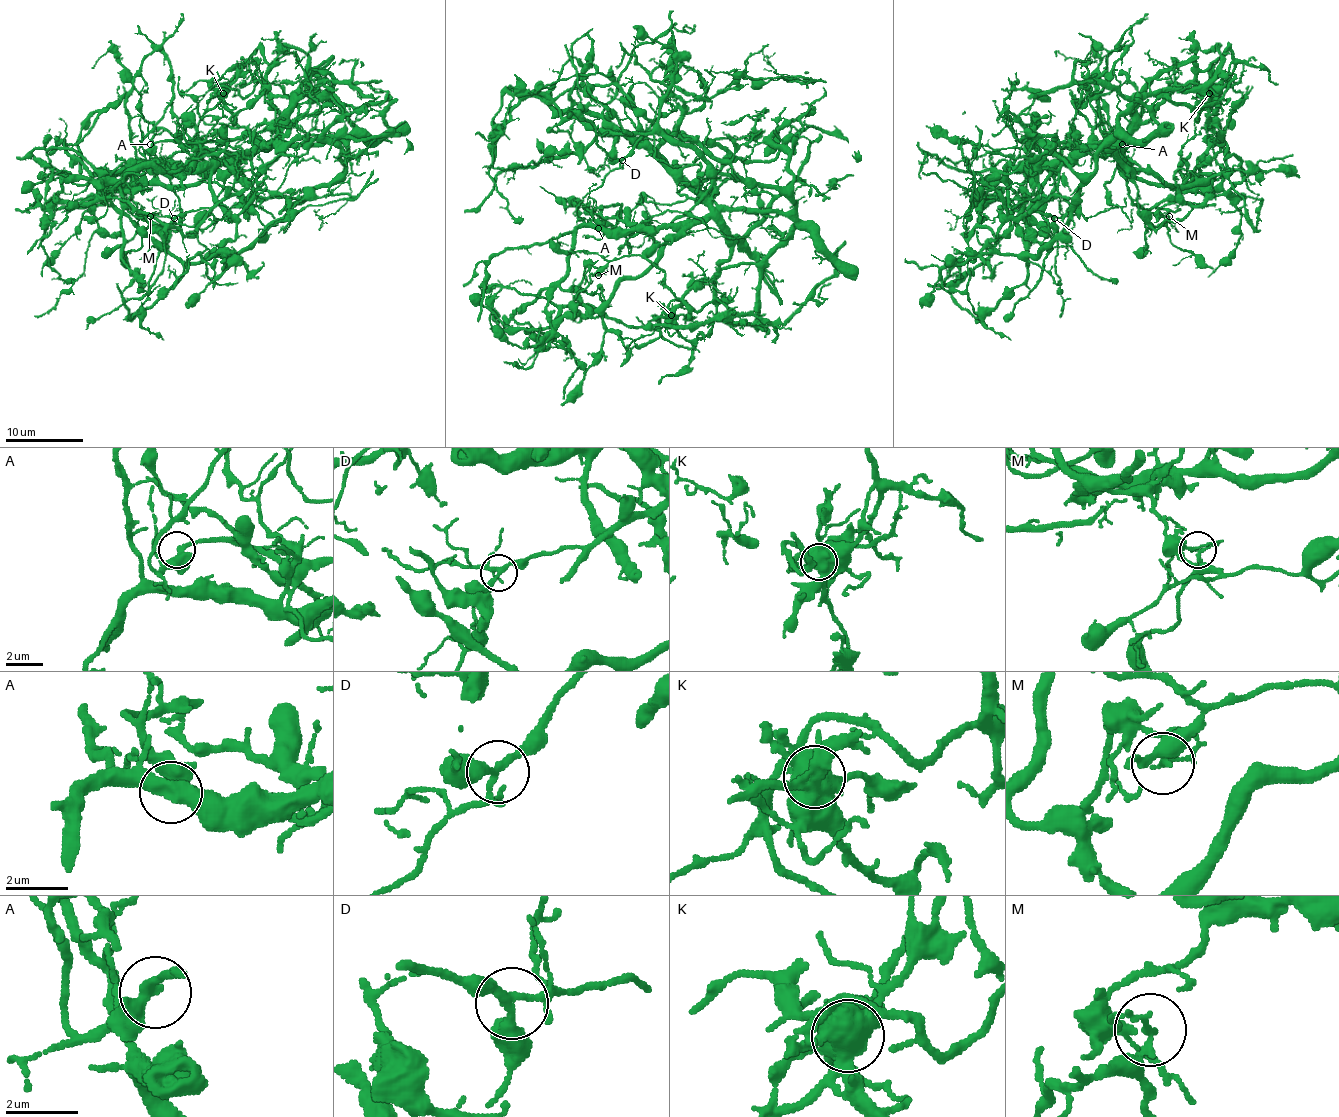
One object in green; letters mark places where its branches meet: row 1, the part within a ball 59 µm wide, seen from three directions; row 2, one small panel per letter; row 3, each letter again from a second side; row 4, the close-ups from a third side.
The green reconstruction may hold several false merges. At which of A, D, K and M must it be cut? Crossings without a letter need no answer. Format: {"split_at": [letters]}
{"split_at": ["K", "M"]}

